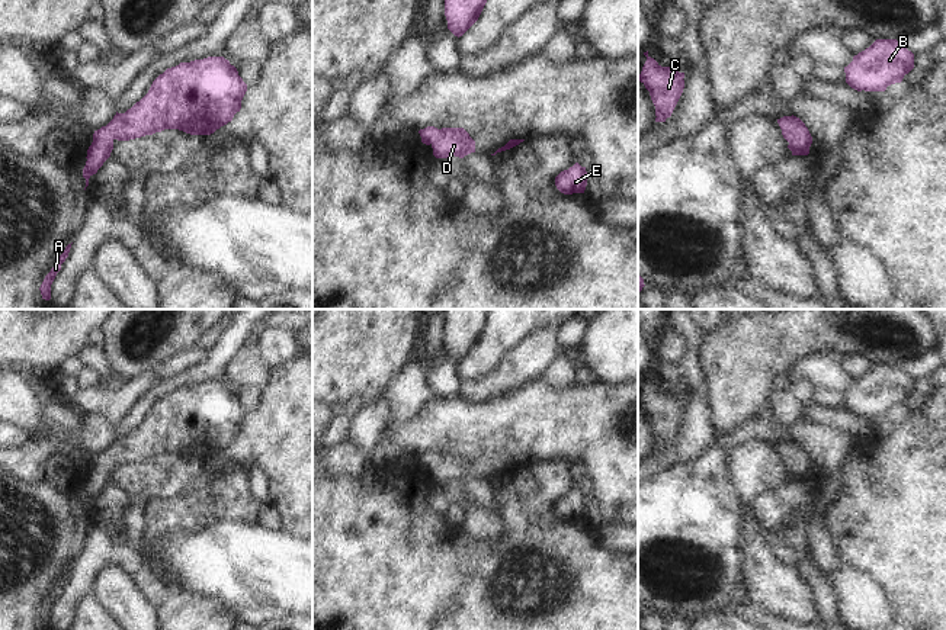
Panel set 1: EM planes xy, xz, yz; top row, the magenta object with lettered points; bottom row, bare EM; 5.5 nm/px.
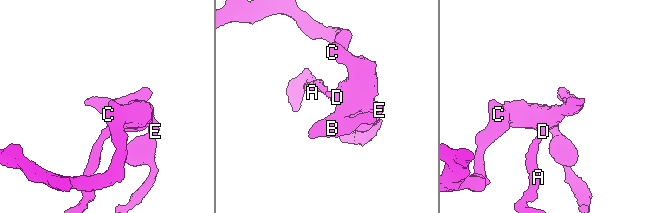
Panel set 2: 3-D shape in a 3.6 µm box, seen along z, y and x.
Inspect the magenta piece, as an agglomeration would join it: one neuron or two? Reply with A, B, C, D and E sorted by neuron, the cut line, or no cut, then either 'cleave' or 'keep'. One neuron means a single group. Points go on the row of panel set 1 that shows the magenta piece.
A B C D E | no cut | keep

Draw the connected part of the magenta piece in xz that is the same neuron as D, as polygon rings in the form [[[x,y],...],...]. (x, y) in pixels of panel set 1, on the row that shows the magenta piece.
[[[427,126],[419,131],[421,142],[433,148],[436,158],[449,158],[452,155],[464,158],[475,152],[475,141],[464,128]]]

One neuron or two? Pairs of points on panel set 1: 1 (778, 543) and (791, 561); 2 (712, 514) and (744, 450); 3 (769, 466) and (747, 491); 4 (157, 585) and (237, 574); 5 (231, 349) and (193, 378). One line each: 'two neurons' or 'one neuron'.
1: one neuron
2: two neurons
3: one neuron
4: two neurons
5: one neuron

